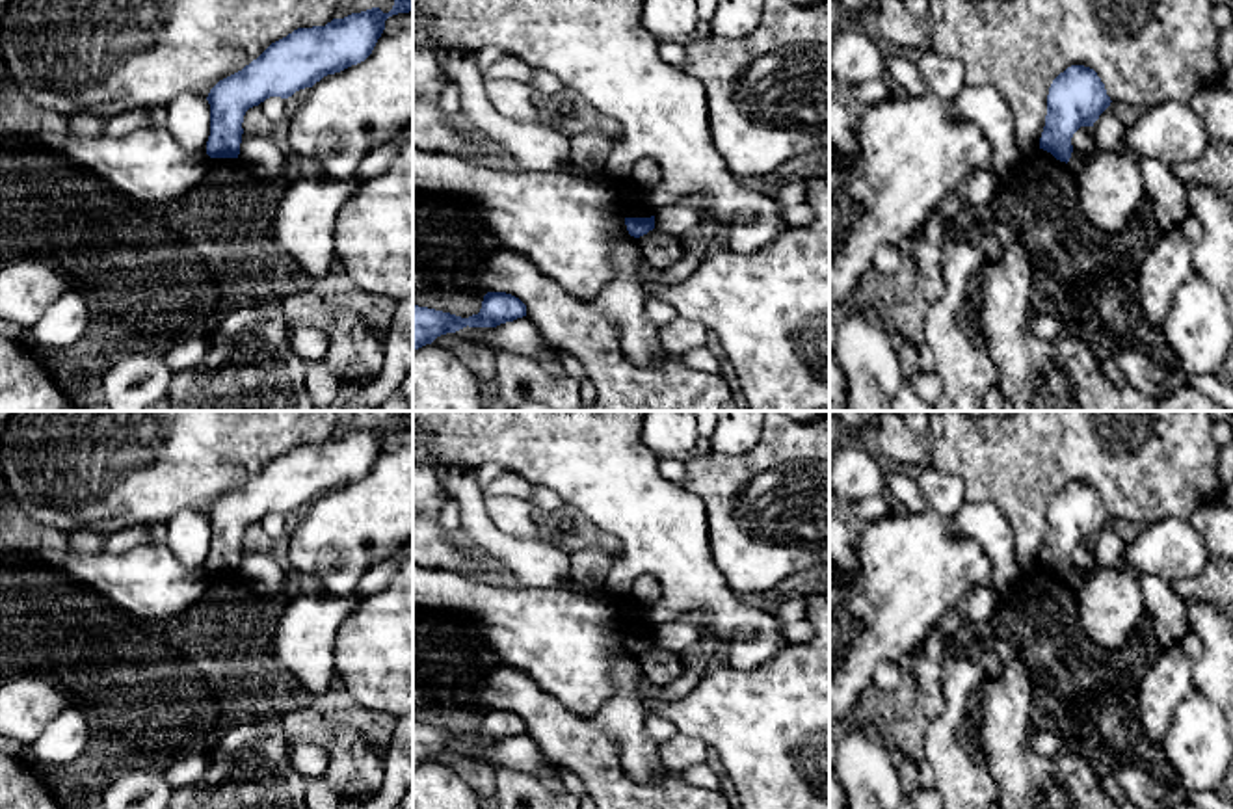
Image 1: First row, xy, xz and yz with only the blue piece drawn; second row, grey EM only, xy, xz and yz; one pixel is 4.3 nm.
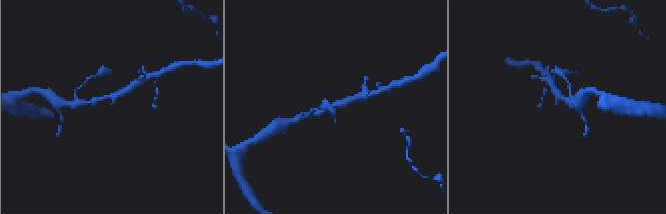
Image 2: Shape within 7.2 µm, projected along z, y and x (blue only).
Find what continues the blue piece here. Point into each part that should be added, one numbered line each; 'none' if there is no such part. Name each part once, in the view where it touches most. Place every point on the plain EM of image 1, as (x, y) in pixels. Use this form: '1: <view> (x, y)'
none

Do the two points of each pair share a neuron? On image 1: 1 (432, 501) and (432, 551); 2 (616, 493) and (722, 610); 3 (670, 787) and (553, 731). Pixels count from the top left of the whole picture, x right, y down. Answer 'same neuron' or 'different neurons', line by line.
1: same neuron
2: same neuron
3: same neuron

